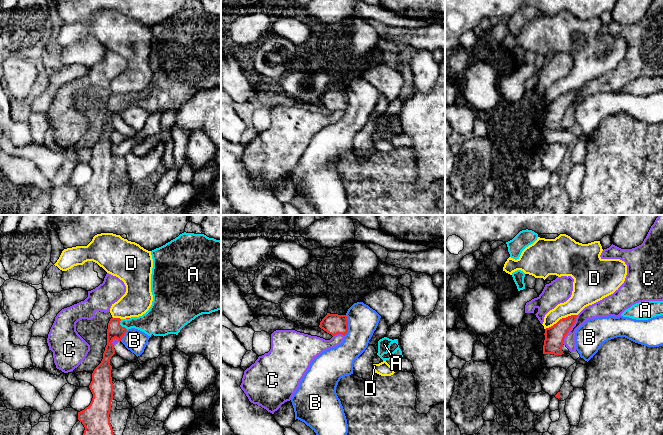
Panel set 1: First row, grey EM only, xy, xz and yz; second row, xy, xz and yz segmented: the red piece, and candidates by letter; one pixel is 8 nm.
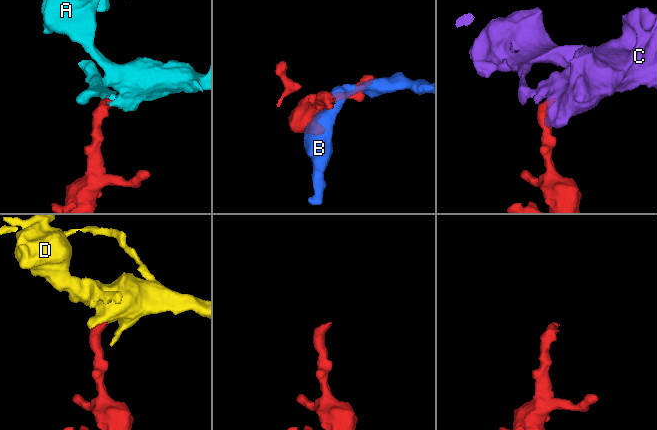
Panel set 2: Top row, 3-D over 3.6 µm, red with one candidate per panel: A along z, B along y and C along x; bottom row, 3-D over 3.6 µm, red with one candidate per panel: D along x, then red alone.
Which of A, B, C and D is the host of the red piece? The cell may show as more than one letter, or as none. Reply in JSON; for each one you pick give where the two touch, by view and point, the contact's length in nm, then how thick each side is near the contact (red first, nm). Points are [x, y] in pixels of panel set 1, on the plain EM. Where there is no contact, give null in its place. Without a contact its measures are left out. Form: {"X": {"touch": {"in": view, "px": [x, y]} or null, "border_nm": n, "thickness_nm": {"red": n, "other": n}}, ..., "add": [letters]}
{"A": {"touch": {"in": "xy", "px": [120, 101]}, "border_nm": 110, "thickness_nm": {"red": 120, "other": 180}}, "add": ["A"]}

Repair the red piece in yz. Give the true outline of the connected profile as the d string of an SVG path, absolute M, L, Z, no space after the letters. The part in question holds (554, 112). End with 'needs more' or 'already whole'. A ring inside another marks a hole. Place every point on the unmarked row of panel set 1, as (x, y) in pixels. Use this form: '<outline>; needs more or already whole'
M571 91L560 95L553 102L545 105L543 130L562 131L564 114L574 101L577 91Z; already whole

